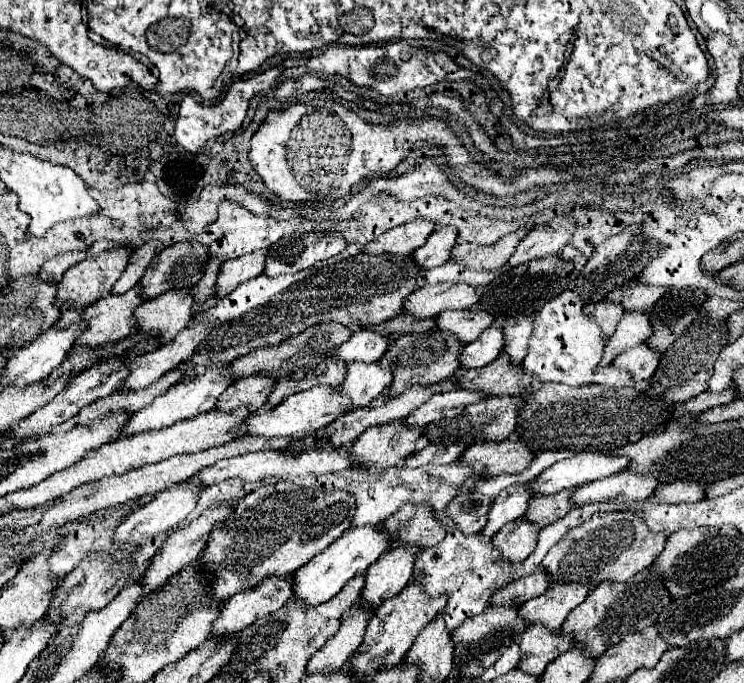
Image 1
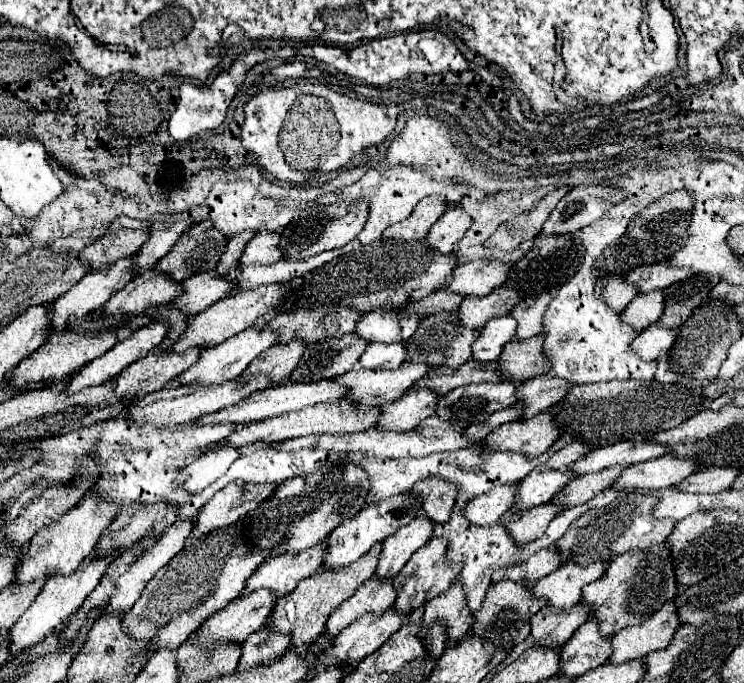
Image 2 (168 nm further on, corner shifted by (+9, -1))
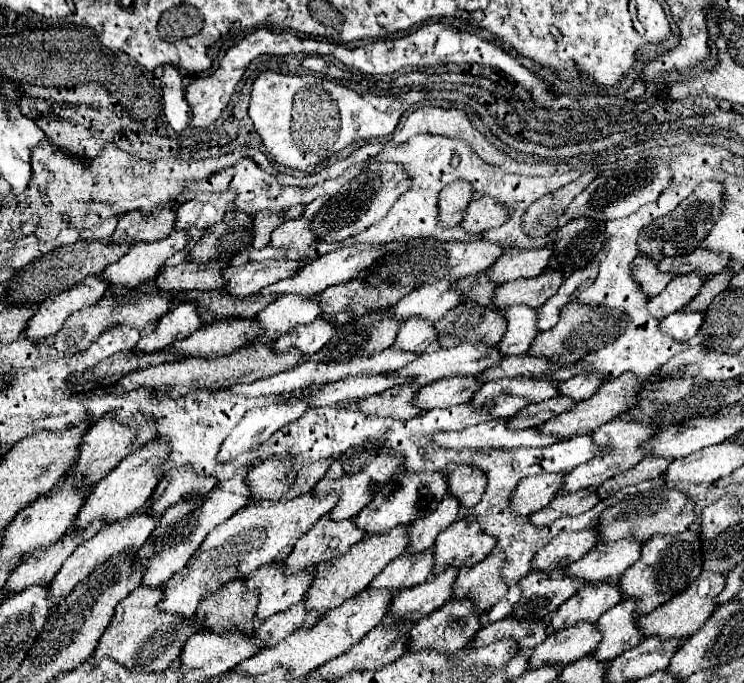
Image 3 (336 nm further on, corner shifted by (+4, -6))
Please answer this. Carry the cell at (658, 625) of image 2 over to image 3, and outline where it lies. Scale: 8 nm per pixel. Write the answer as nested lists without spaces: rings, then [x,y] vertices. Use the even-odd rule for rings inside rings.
[[[703,571],[699,575],[699,579],[689,585],[683,593],[679,593],[677,597],[673,597],[669,603],[657,607],[655,611],[651,611],[649,615],[643,615],[639,619],[639,631],[643,637],[659,637],[659,639],[689,639],[691,635],[697,633],[697,629],[701,629],[701,625],[705,623],[705,619],[713,613],[715,609],[715,595],[721,593],[725,585],[725,575],[717,575],[711,571]]]

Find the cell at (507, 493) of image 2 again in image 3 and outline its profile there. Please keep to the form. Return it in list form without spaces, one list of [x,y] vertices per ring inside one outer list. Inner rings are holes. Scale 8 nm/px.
[[[543,473],[521,479],[513,495],[509,495],[509,511],[523,517],[547,507],[553,495],[559,491],[561,483],[563,473]]]

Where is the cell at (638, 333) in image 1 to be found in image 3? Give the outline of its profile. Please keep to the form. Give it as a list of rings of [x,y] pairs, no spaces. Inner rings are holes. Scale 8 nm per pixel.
[[[699,273],[675,277],[659,295],[649,299],[647,303],[649,313],[657,319],[663,319],[665,315],[671,315],[673,311],[683,309],[699,293],[699,287],[703,285],[703,281],[705,277],[701,277]]]

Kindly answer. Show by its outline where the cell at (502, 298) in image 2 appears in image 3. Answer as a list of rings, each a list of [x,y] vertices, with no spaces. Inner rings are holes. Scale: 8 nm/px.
[[[553,271],[539,277],[517,279],[513,283],[499,285],[491,299],[491,305],[497,311],[503,311],[517,303],[525,303],[527,307],[539,309],[559,289],[561,281],[563,281],[563,275],[559,271]]]

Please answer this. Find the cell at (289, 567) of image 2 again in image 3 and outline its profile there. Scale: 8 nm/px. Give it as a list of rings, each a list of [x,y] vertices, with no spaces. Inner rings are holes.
[[[321,517],[295,545],[289,557],[283,561],[283,571],[293,575],[297,571],[313,571],[319,563],[337,559],[349,551],[349,547],[363,539],[363,531],[353,521],[331,521]]]

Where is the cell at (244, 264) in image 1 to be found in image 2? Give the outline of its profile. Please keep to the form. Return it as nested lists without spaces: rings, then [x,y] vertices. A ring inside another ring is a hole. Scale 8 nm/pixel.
[[[258,232],[246,246],[240,264],[272,264],[276,260],[282,260],[280,250],[280,232]]]

